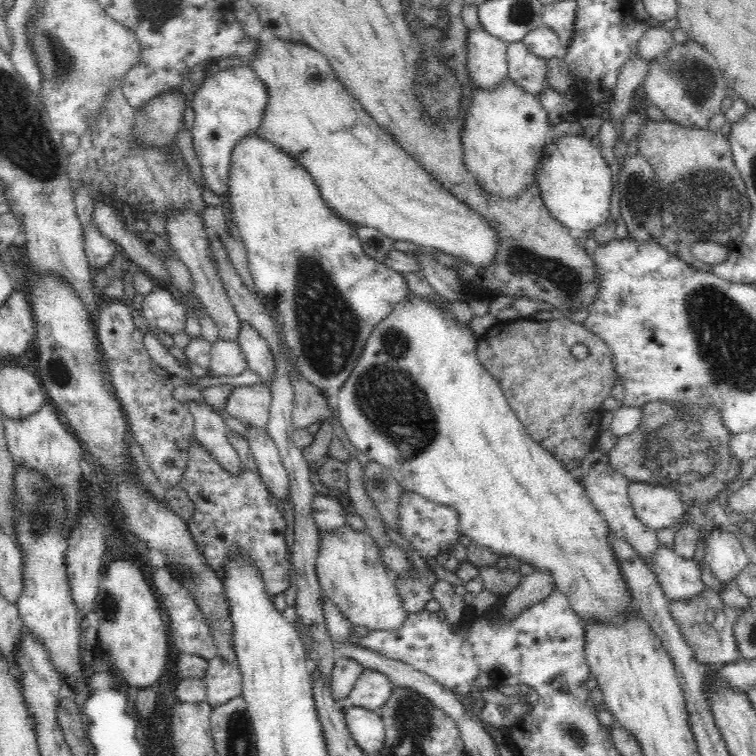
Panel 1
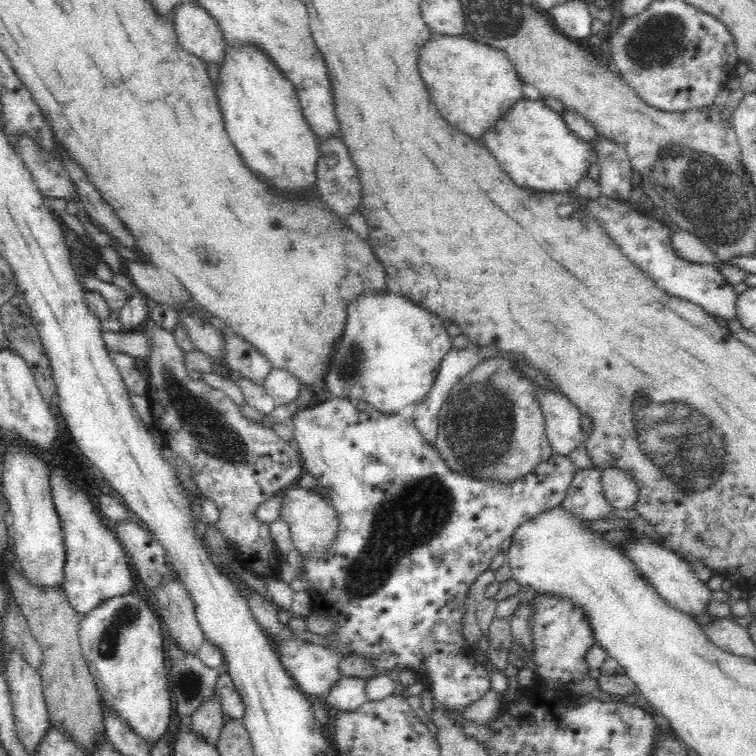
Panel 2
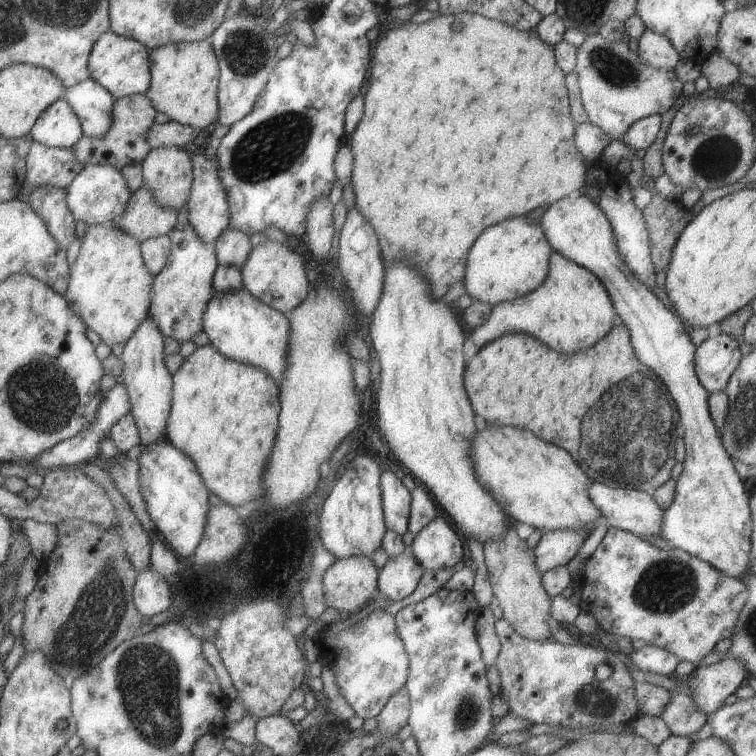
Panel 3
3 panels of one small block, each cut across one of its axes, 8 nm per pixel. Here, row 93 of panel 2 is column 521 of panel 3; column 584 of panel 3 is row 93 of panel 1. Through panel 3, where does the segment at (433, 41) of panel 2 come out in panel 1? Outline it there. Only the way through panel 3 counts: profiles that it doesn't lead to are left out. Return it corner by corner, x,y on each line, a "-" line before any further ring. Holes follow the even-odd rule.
508,78
501,82
497,86
497,89
488,91
480,87
476,87
473,90
470,108
466,112
466,126
462,130
462,144
464,144
464,164
466,164
466,169
470,174
474,174
474,179
476,183
484,189
484,191
490,193
490,195
498,196
504,199
517,199
532,183
536,182
536,176
538,174
538,168
542,158
544,158
544,150
547,144
546,136
547,131
550,129
551,124
549,123
549,118
546,109
542,107
537,95
530,94
524,89
520,88
512,79

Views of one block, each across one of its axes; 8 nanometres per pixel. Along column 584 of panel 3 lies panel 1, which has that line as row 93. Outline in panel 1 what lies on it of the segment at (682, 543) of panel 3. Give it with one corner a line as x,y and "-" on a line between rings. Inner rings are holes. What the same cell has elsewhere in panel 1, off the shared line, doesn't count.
246,64
228,67
214,75
207,75
202,86
190,97
194,110
193,146
201,162
205,182
210,186
210,196
219,198
229,194
229,168
234,146
247,136
254,135
262,122
268,102
266,85

